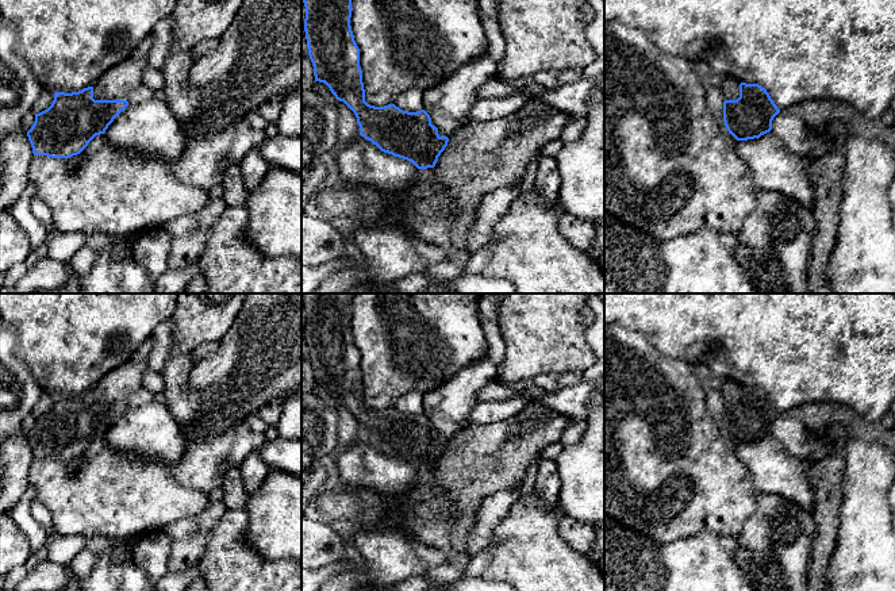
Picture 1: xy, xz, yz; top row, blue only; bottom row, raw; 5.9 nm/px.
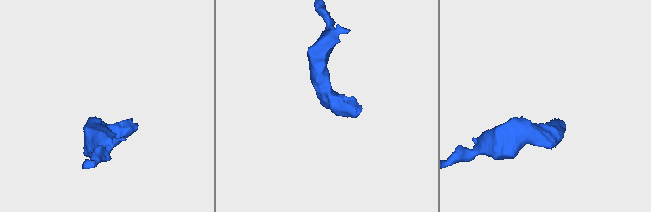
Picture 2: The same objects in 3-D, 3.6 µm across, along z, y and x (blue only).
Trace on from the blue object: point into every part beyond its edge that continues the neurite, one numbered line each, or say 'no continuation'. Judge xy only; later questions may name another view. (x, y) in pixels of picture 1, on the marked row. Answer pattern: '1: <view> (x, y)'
1: xy (121, 80)

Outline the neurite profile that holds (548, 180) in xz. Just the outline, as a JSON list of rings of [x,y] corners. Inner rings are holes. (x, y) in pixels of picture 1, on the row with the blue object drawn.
[[[542,157],[535,173],[534,185],[539,191],[541,202],[545,207],[558,200],[561,177],[554,157]]]

